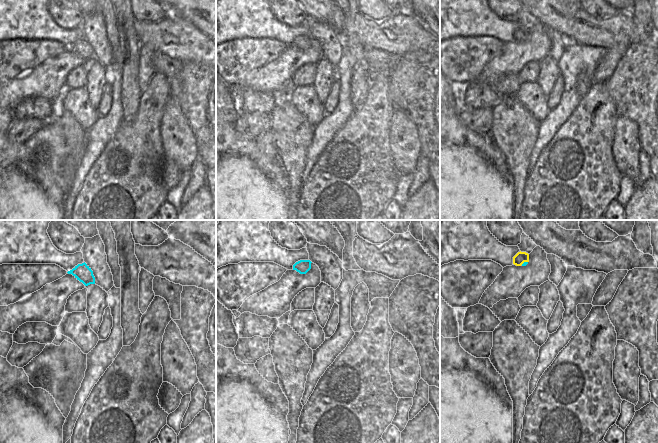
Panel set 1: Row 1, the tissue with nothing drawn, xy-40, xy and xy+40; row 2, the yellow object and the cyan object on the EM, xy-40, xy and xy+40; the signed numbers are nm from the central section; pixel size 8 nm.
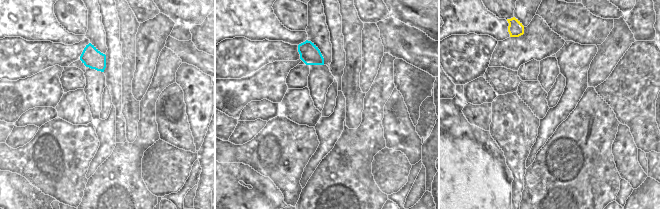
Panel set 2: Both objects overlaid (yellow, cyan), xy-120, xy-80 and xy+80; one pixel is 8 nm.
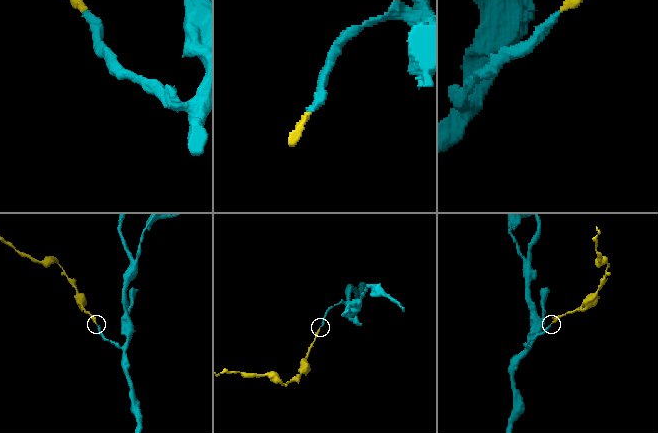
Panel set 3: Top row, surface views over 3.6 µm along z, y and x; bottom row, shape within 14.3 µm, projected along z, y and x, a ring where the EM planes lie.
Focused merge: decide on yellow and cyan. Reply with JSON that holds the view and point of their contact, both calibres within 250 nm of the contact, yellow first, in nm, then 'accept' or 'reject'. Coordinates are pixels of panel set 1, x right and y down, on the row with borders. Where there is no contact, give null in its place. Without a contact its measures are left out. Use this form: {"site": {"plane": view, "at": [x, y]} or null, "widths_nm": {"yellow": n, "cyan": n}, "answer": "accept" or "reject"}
{"site": {"plane": "xy+40", "at": [524, 261]}, "widths_nm": {"yellow": 90, "cyan": 30}, "answer": "accept"}

